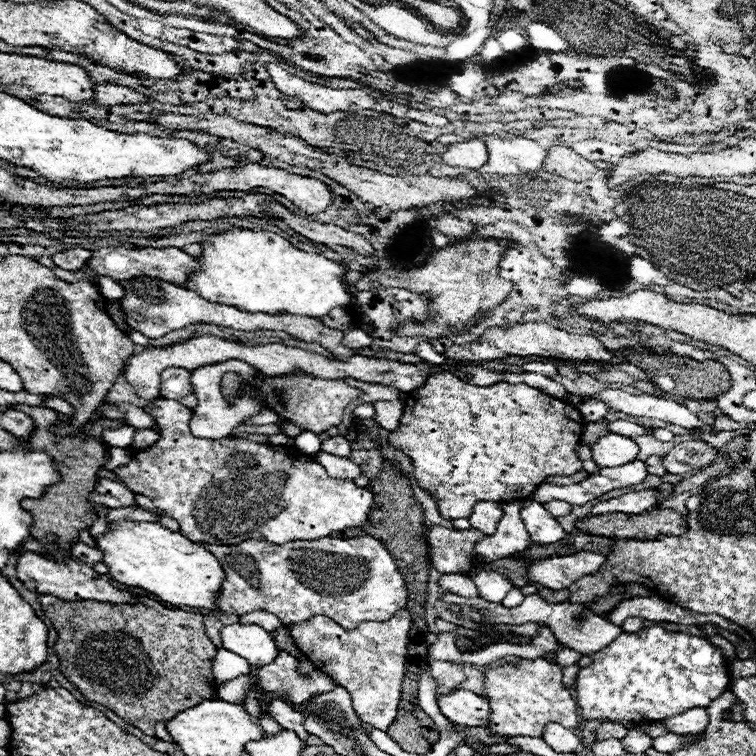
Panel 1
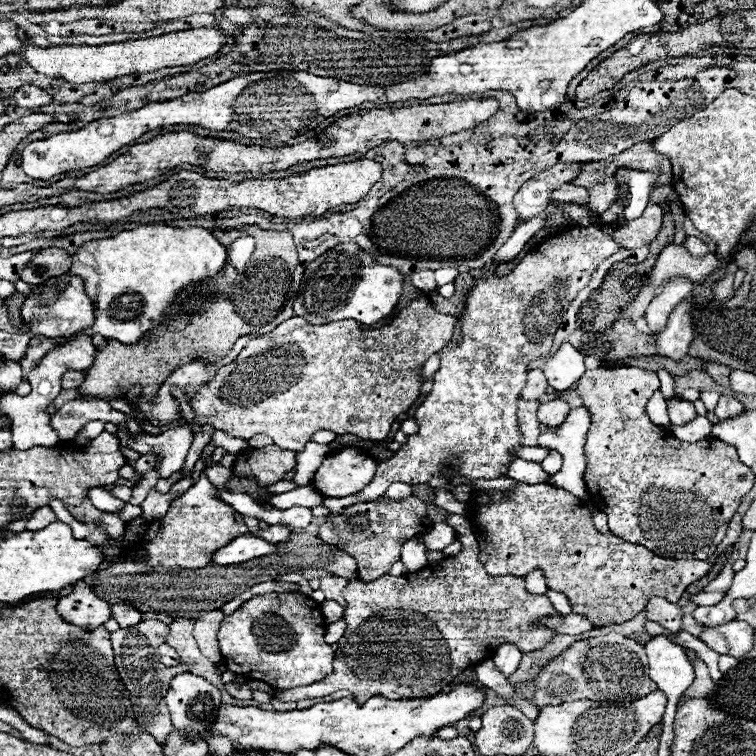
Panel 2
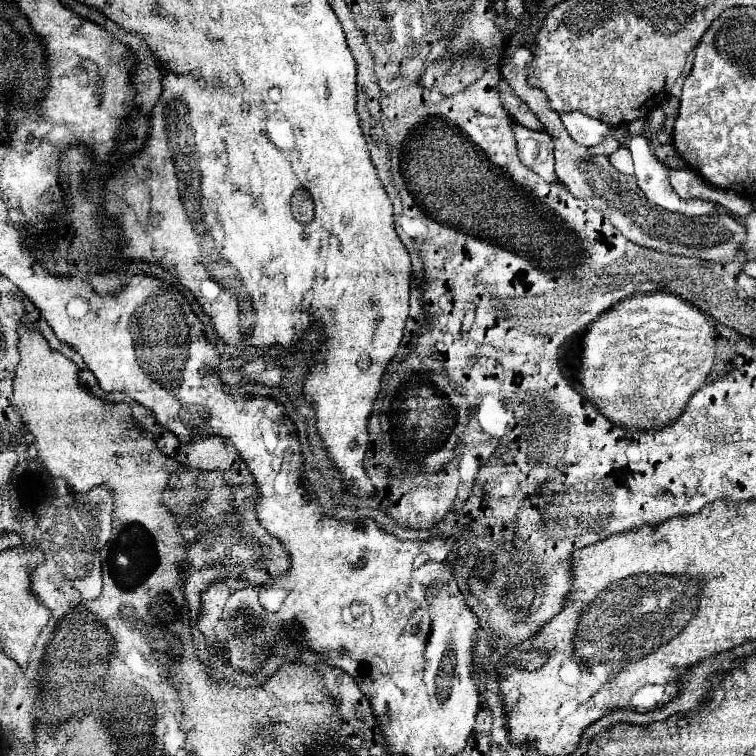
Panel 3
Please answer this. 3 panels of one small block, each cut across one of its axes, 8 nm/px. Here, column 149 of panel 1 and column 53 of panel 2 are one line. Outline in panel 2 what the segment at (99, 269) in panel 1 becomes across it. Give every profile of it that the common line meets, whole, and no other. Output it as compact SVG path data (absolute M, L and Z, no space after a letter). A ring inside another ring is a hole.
M62 248L40 250L22 270L22 280L28 284L46 282L46 278L66 274L70 270L70 254Z

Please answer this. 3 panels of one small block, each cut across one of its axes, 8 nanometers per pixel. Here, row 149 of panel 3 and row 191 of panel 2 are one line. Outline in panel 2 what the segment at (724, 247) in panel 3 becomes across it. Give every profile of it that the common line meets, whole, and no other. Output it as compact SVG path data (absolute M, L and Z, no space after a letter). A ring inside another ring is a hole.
M564 184L552 194L554 202L588 202L588 190L574 184Z

